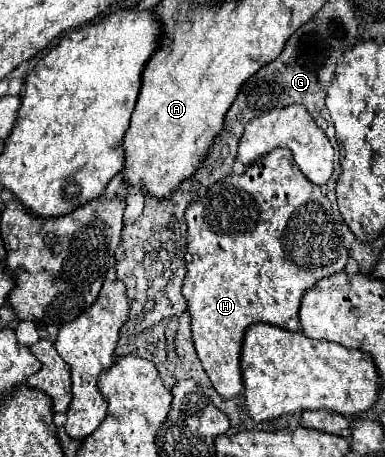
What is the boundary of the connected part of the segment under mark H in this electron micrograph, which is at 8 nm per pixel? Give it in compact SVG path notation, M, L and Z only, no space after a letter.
M275 149L271 153L267 153L265 157L259 159L259 163L251 165L245 169L243 175L229 175L223 181L215 183L215 187L201 197L197 203L193 203L187 211L185 211L185 221L187 221L187 253L185 253L185 263L187 263L187 277L185 277L185 285L183 285L183 295L187 299L189 305L189 315L191 315L191 329L193 329L193 343L197 349L197 355L201 359L203 369L207 371L215 391L225 397L225 399L233 399L239 397L243 393L243 375L241 375L241 345L243 345L243 337L245 331L249 329L249 325L253 323L271 323L277 327L283 327L287 331L299 331L301 323L299 323L299 303L301 297L305 295L305 291L309 291L319 279L325 279L329 275L335 275L339 271L343 271L345 263L347 263L347 247L343 243L343 219L341 213L337 211L337 207L331 205L331 201L327 199L327 195L321 191L321 187L317 187L315 183L311 183L295 165L291 151L287 149Z

